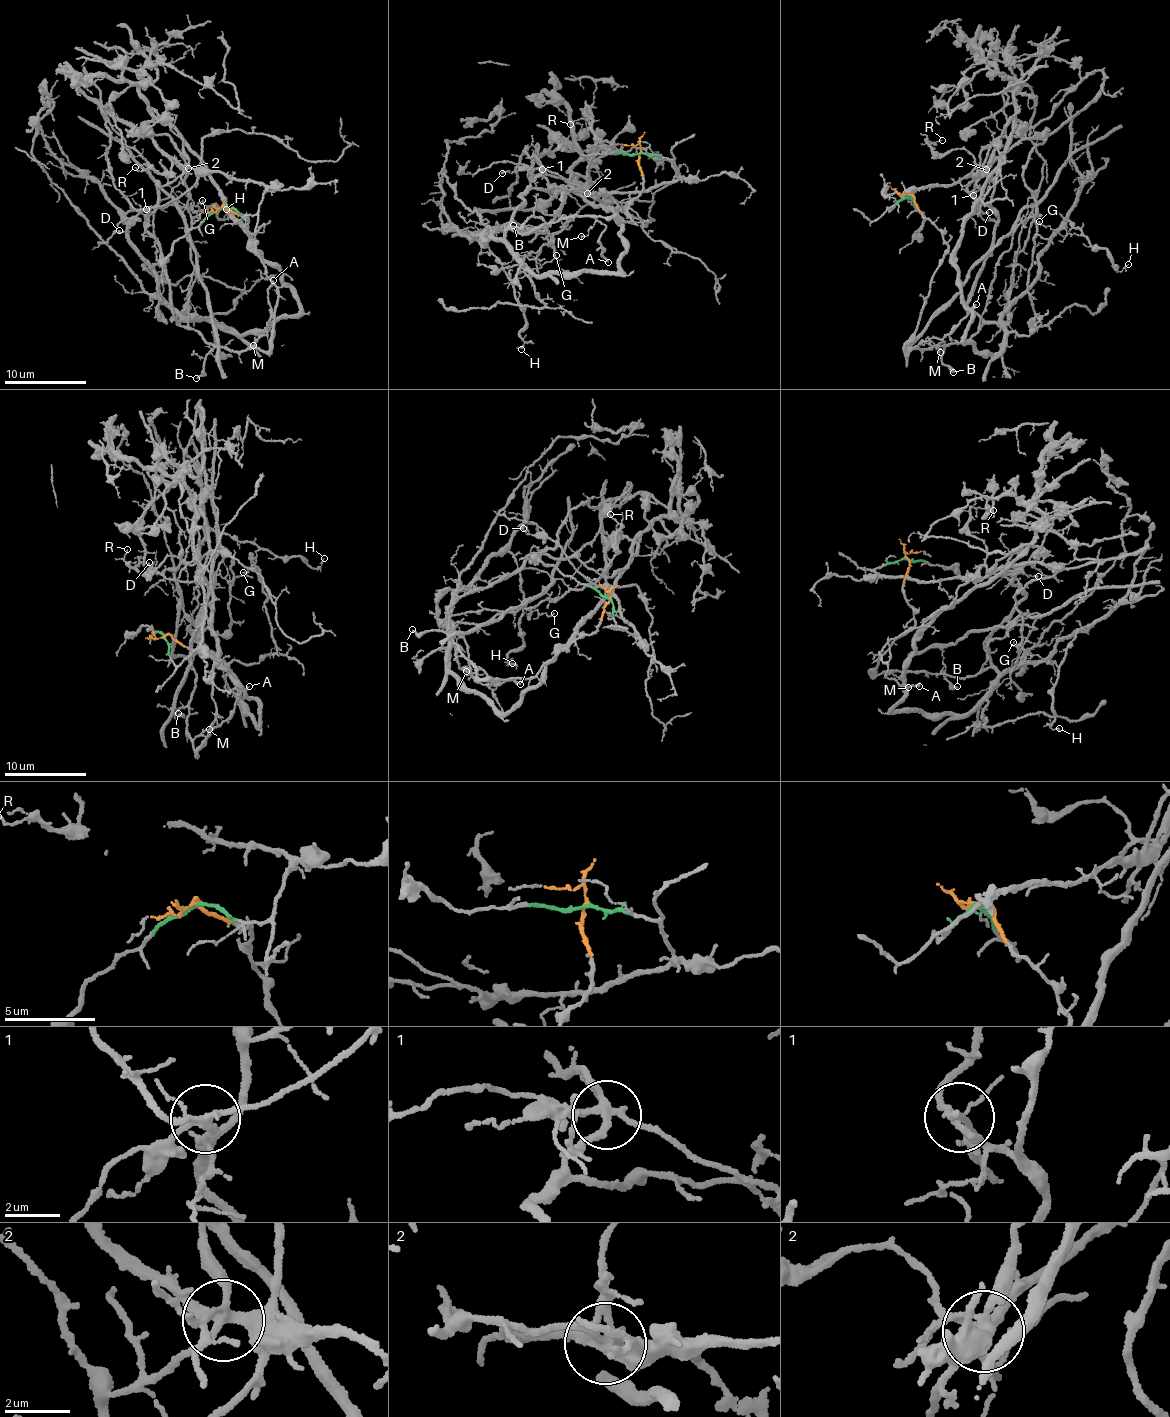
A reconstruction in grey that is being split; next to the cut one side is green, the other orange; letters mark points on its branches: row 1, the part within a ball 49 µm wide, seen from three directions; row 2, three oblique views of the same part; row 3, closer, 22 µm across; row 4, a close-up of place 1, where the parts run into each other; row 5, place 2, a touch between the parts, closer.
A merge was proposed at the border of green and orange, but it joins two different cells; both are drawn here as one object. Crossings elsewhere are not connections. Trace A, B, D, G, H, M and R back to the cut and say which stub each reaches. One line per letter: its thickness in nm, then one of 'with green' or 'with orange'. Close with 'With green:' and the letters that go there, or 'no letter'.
A: 180 nm thick; with orange
B: 220 nm thick; with orange
D: 150 nm thick; with green
G: 110 nm thick; with orange
H: 80 nm thick; with orange
M: 110 nm thick; with orange
R: 90 nm thick; with green
With green: D, R

